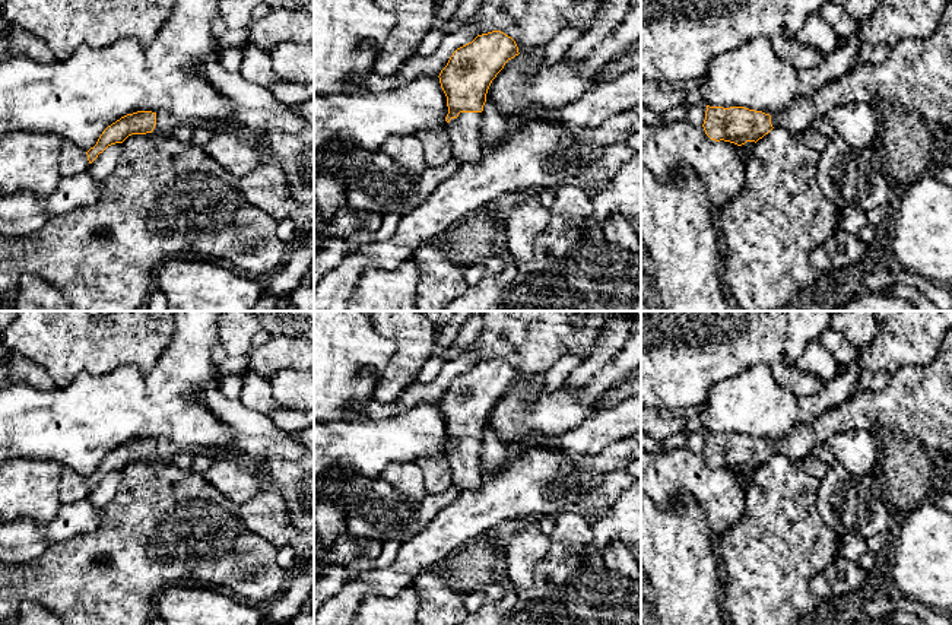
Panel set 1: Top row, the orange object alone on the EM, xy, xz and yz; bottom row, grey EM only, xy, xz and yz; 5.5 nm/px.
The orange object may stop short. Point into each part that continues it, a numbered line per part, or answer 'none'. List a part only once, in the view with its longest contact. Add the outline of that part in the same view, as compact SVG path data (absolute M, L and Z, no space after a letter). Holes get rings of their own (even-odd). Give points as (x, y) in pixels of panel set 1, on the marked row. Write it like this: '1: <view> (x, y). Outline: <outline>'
1: xz (466, 146). Outline: M460 112L448 123L453 158L457 158L461 166L476 164L483 155L479 136L480 115L482 112Z

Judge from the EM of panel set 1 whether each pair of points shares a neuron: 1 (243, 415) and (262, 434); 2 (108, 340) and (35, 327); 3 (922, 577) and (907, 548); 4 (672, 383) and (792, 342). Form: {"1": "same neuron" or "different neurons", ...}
{"1": "same neuron", "2": "same neuron", "3": "same neuron", "4": "different neurons"}

